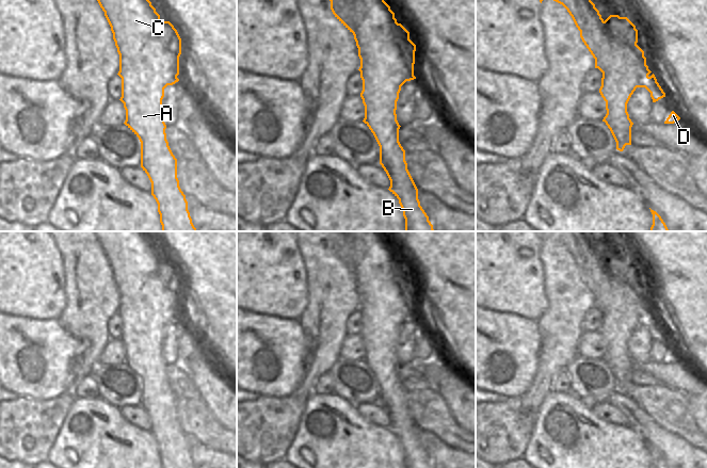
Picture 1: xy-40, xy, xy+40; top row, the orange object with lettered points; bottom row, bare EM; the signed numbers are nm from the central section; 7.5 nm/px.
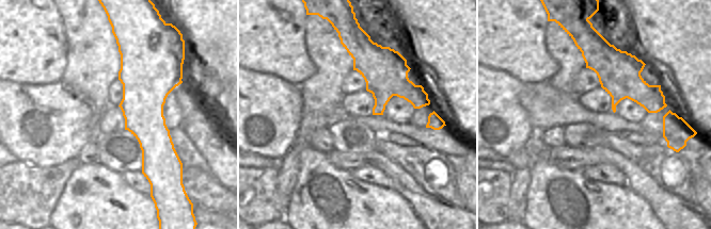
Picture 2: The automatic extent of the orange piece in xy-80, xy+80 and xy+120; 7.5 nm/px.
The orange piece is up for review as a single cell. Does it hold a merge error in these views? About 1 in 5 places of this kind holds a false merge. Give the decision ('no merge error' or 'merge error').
merge error

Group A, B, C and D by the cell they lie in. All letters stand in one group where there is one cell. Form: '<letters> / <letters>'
A B C / D

